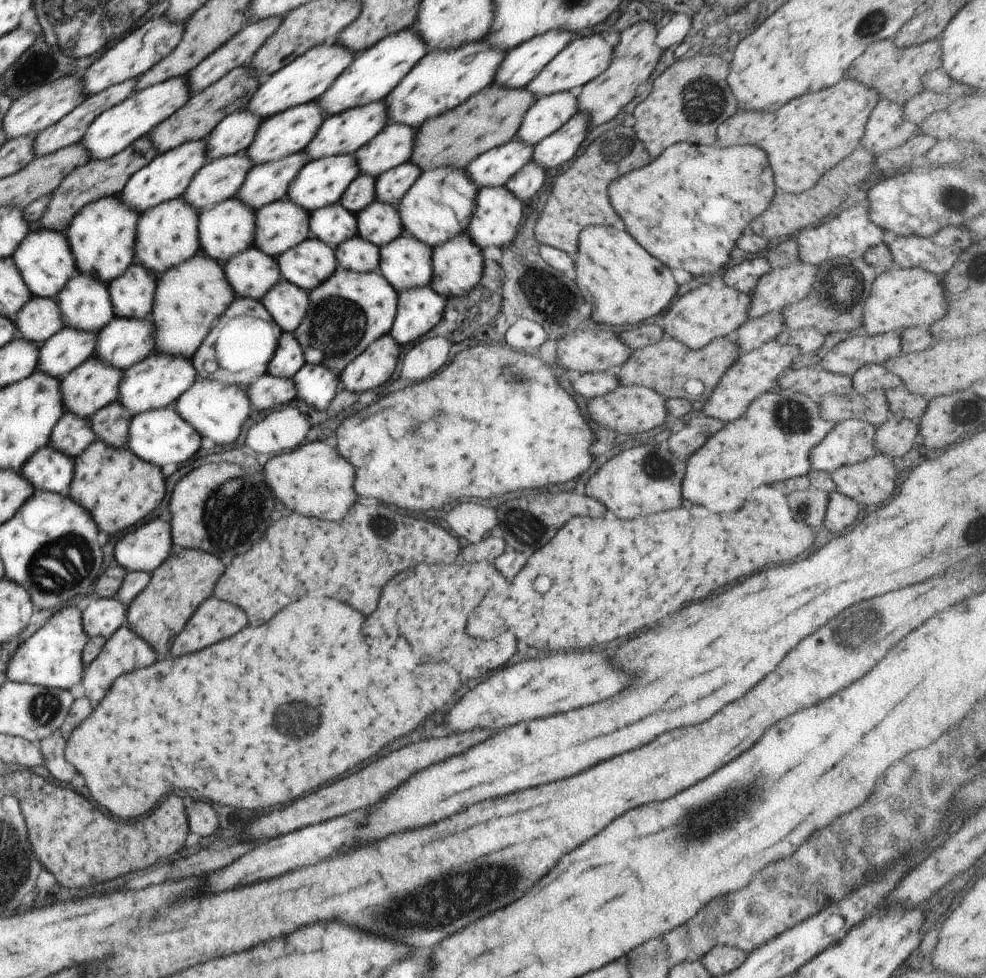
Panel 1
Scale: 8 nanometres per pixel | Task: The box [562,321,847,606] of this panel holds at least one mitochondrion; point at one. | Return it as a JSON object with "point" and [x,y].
{"point":[790,417]}

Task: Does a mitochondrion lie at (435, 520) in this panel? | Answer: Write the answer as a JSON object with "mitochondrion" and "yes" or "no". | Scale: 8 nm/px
{"mitochondrion":"no"}

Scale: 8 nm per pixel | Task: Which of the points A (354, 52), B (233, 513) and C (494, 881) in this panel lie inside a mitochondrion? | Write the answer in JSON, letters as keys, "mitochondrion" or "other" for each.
{"A":"other","B":"mitochondrion","C":"mitochondrion"}

